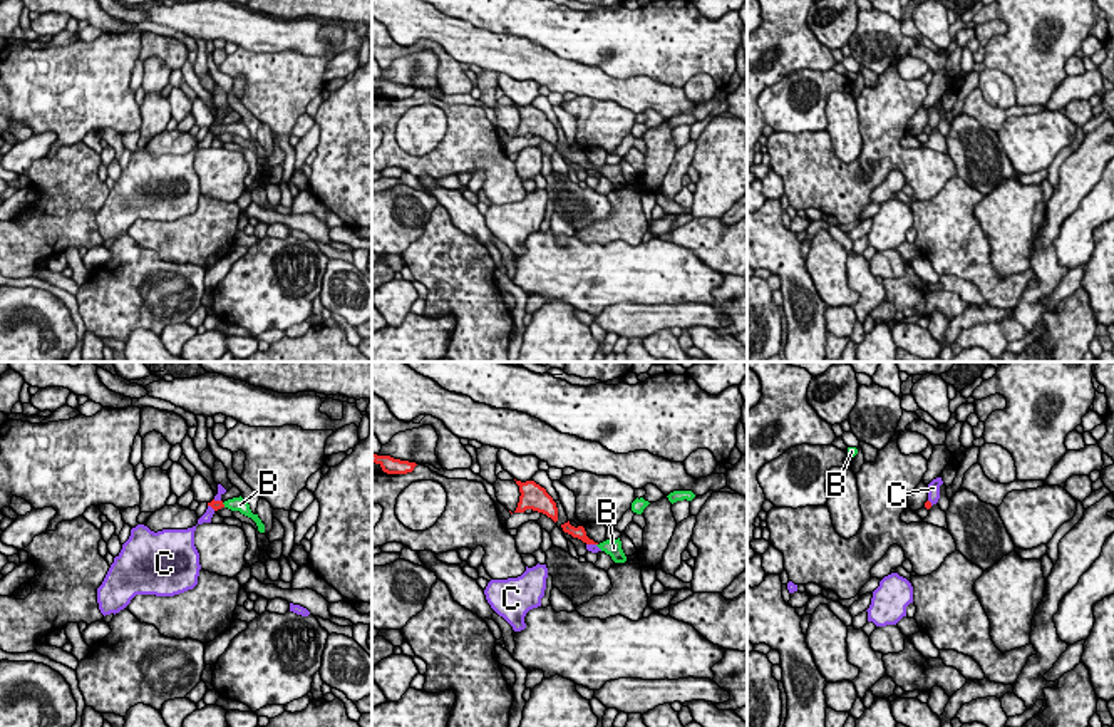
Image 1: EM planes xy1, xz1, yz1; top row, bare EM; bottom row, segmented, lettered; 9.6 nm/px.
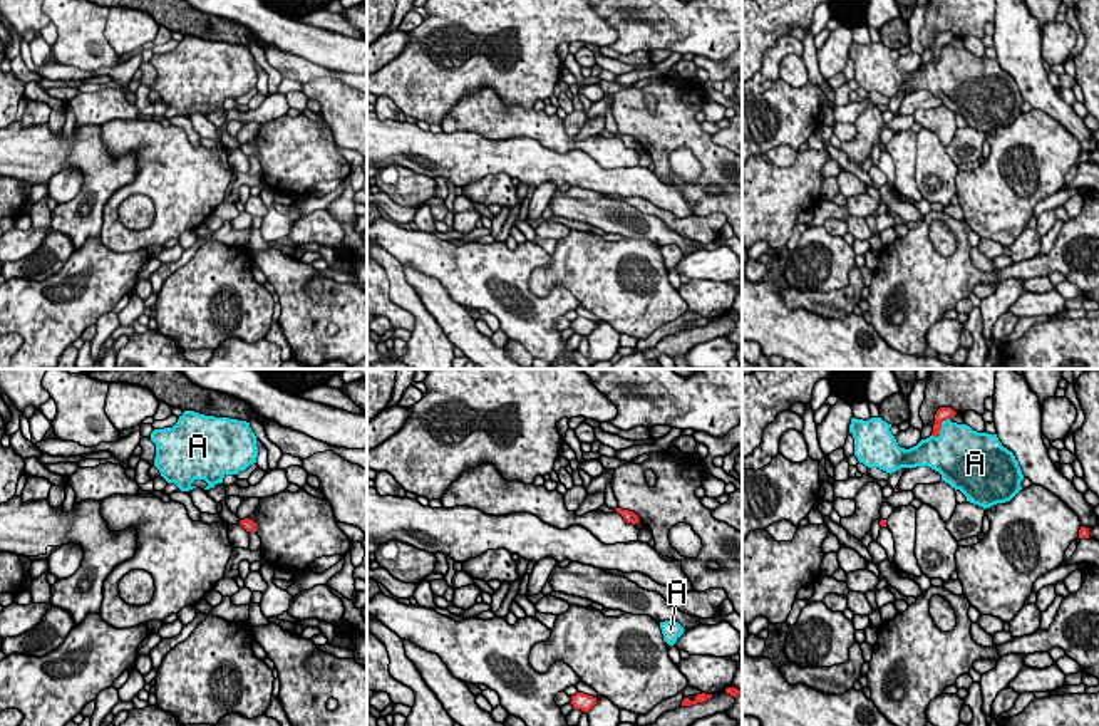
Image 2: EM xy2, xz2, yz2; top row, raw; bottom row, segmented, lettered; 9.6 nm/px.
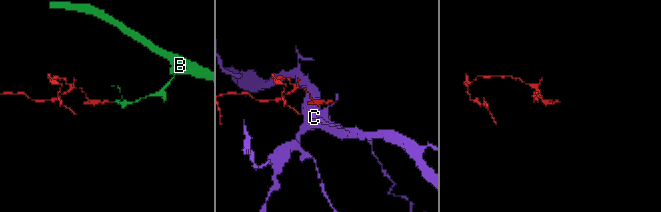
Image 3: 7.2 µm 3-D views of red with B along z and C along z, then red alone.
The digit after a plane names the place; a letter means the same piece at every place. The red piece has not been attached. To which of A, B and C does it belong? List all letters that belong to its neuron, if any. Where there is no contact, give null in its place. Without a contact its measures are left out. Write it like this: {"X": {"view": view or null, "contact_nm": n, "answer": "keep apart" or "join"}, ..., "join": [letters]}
{"A": {"view": "yz2", "contact_nm": 260, "answer": "keep apart"}, "B": {"view": "xy1", "contact_nm": 60, "answer": "join"}, "C": {"view": "xz1", "contact_nm": 100, "answer": "keep apart"}, "join": ["B"]}

